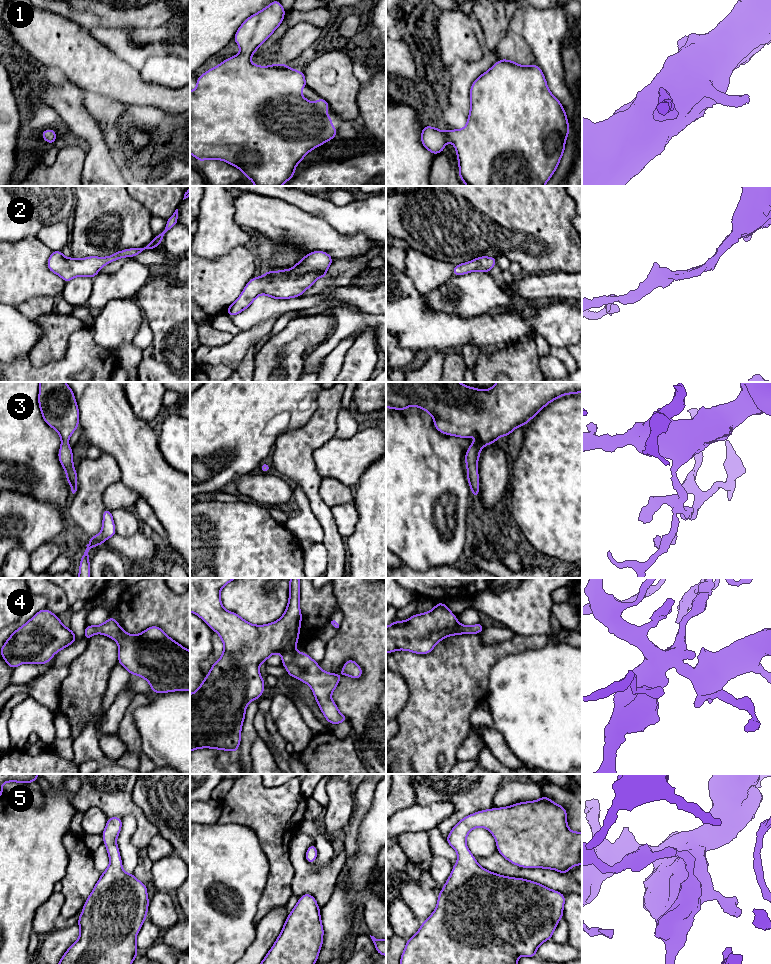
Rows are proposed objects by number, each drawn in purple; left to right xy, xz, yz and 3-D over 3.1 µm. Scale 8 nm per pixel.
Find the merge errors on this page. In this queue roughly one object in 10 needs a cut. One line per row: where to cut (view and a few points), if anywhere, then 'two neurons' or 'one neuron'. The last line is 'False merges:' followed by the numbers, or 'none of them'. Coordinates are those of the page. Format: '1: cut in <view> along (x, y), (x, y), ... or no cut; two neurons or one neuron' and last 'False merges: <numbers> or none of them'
1: no cut; one neuron
2: no cut; one neuron
3: no cut; one neuron
4: no cut; one neuron
5: no cut; one neuron
False merges: none of them

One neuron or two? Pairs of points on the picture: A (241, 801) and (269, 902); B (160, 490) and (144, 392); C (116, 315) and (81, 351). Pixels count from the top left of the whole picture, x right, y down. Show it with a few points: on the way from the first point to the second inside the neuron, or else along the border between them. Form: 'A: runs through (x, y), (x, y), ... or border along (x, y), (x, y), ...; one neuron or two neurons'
A: runs through (266, 826), (274, 834), (277, 850), (277, 877); one neuron
B: border along (130, 407), (139, 418), (148, 423); two neurons
C: border along (92, 327), (95, 341), (112, 353); two neurons

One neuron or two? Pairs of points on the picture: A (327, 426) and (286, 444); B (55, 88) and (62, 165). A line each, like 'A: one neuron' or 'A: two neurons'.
A: one neuron
B: two neurons

